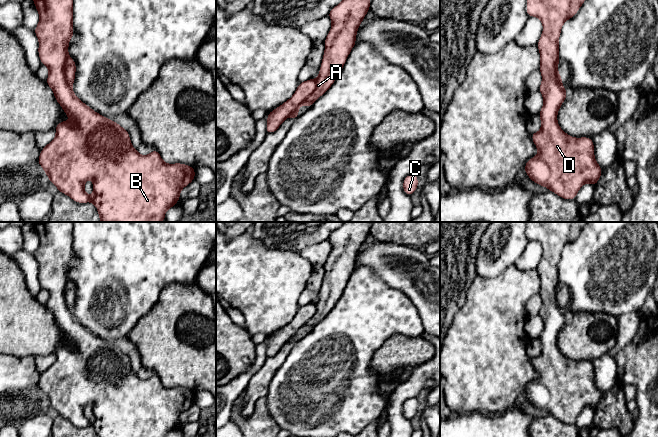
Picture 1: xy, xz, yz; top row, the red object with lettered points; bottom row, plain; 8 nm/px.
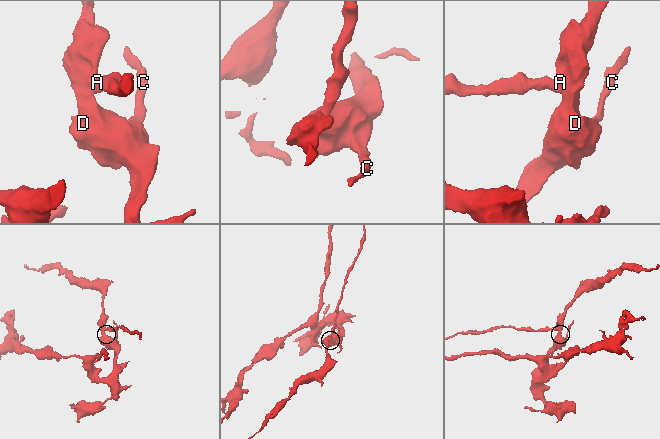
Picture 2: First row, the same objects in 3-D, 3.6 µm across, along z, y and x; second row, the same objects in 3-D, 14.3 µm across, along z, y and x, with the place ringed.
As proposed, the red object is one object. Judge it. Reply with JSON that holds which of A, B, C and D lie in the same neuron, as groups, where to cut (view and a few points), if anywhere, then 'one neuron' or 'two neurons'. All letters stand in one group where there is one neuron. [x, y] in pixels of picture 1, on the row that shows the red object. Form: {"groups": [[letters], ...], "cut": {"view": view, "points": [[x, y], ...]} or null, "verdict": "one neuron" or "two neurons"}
{"groups": [["A", "B", "C", "D"]], "cut": null, "verdict": "one neuron"}

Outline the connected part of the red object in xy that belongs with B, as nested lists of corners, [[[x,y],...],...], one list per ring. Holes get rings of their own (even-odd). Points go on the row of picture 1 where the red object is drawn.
[[[33,0],[35,7],[40,16],[39,23],[34,29],[34,33],[36,34],[39,41],[39,47],[38,47],[39,59],[43,65],[46,65],[48,67],[49,70],[46,83],[53,90],[55,99],[57,100],[59,105],[62,107],[63,111],[67,114],[67,116],[71,120],[70,122],[61,121],[56,125],[55,127],[56,136],[50,143],[48,143],[41,150],[38,159],[38,164],[44,169],[47,177],[49,178],[49,181],[52,182],[57,187],[59,192],[69,196],[72,200],[74,200],[77,203],[83,204],[87,202],[92,202],[98,210],[100,222],[163,222],[165,220],[166,211],[169,208],[176,206],[176,203],[179,201],[181,190],[185,186],[189,185],[195,179],[195,168],[182,163],[167,164],[162,160],[161,155],[156,149],[153,149],[153,151],[146,156],[140,155],[137,149],[135,149],[132,146],[128,131],[126,131],[122,126],[120,126],[115,121],[112,121],[111,119],[108,119],[102,116],[101,114],[95,112],[88,105],[83,103],[74,94],[74,91],[72,89],[72,84],[75,81],[76,64],[74,59],[70,58],[68,54],[69,40],[72,39],[74,35],[73,1],[74,0]],[[90,178],[93,179],[93,195],[91,197],[84,190],[84,184]]]

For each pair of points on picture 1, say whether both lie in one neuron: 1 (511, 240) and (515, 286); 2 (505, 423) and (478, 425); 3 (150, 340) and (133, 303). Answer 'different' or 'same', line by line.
1: different
2: same
3: different

